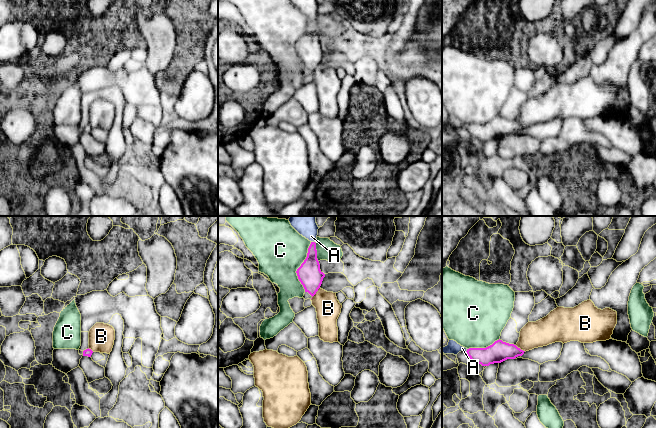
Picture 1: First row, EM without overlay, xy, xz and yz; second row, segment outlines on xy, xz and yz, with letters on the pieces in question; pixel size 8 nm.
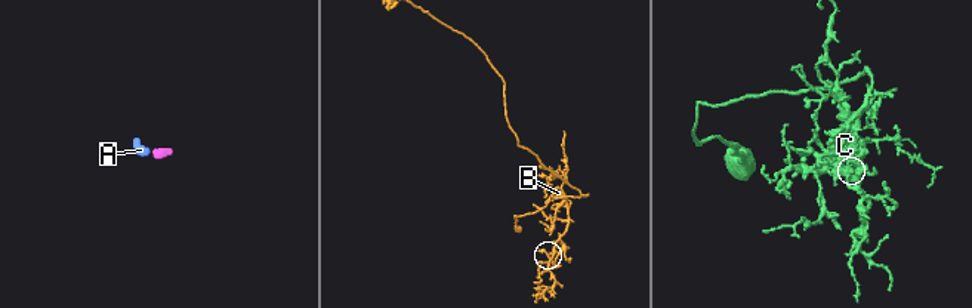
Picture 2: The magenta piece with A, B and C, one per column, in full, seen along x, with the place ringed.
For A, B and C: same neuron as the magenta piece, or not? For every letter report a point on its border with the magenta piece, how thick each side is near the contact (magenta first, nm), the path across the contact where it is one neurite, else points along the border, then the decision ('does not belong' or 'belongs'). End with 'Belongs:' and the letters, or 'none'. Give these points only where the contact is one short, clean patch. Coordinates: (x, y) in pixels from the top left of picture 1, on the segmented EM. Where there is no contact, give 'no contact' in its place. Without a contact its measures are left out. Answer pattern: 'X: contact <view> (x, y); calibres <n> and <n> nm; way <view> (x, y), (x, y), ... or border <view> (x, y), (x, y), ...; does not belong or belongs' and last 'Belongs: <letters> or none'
A: contact xz (313, 242); calibres 180 and 200 nm; way xz (309, 272), (313, 242), (303, 216); belongs
B: contact xz (315, 293); calibres 190 and 200 nm; border xz (319, 287), (311, 299); does not belong
C: contact xz (299, 267); calibres 190 and 400 nm; border xz (311, 242), (306, 258), (296, 271), (297, 278), (304, 291); does not belong
Belongs: A

